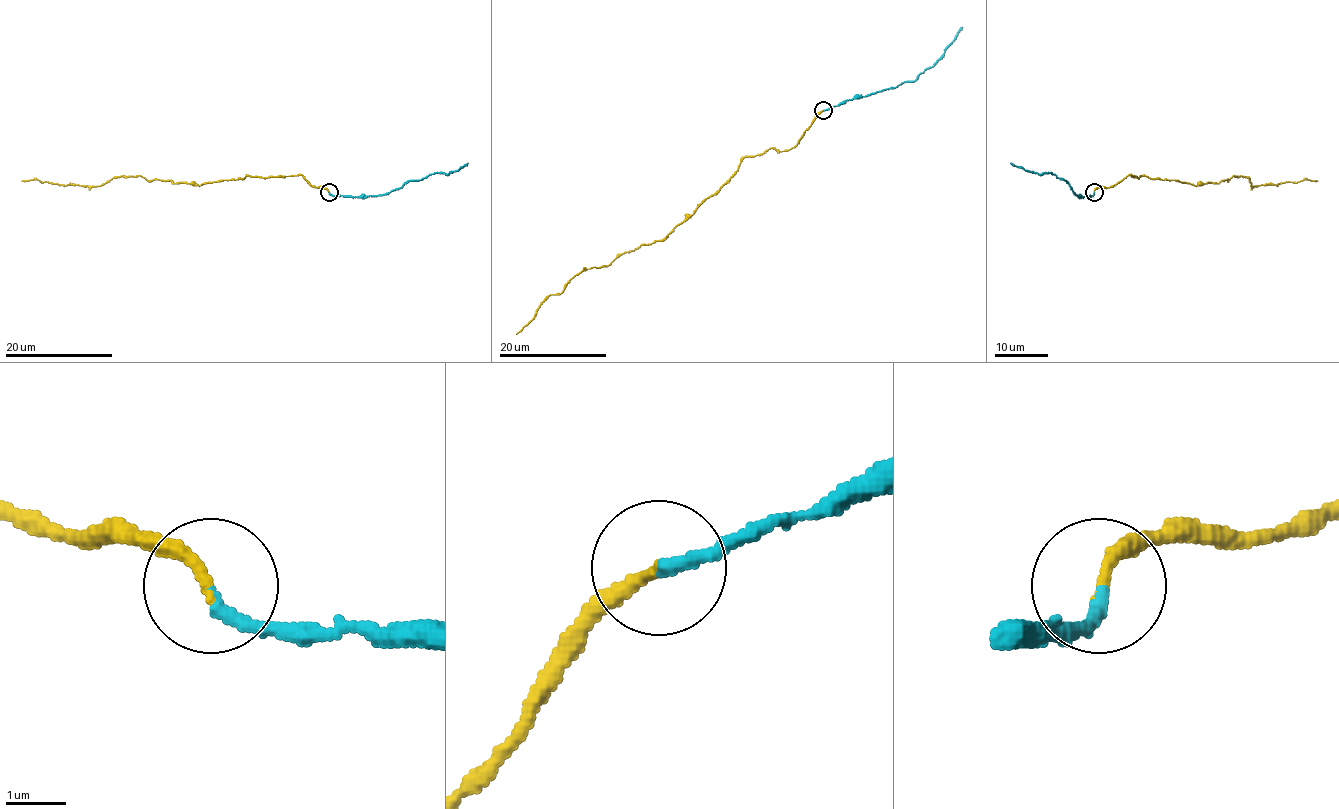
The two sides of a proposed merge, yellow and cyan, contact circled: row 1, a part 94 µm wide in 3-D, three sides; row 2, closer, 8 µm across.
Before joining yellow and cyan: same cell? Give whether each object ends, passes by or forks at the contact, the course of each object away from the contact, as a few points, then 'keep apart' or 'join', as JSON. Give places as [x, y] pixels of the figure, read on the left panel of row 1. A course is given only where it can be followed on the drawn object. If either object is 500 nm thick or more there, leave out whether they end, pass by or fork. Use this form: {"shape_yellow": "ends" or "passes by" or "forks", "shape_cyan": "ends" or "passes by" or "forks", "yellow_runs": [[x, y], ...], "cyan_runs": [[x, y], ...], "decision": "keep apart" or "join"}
{"shape_yellow": "ends", "shape_cyan": "ends", "yellow_runs": [[328, 191], [300, 175], [201, 185], [146, 181], [139, 175], [115, 176], [99, 186], [21, 181]], "cyan_runs": [[328, 191], [334, 195], [381, 195], [410, 181], [436, 172], [452, 172], [468, 163]], "decision": "join"}

